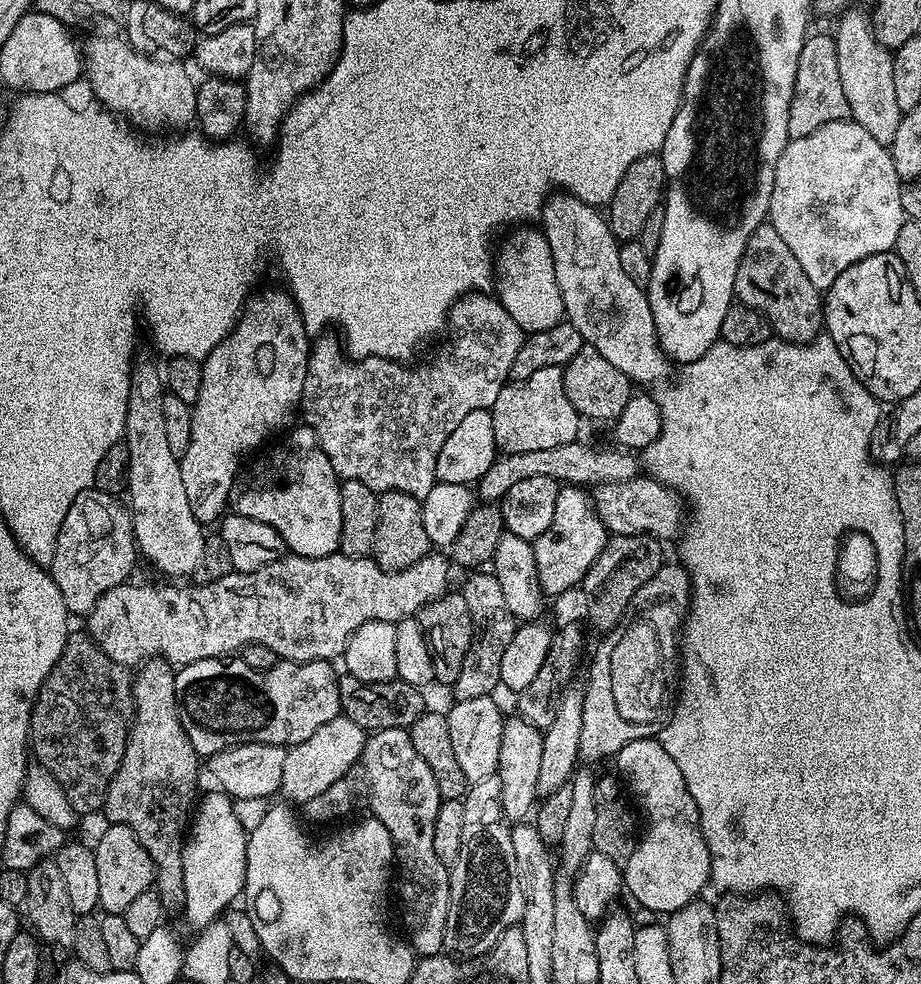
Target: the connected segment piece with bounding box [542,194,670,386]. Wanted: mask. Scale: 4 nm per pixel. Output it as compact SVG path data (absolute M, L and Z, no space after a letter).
M553 194L544 202L543 220L542 231L550 242L554 276L558 278L558 286L562 290L567 323L582 334L585 344L594 346L598 354L619 368L624 368L626 364L624 351L632 356L644 352L644 360L648 364L654 363L657 356L656 372L647 376L644 372L633 371L630 376L633 385L644 386L647 380L656 385L667 381L670 361L667 356L658 355L660 343L654 314L650 314L648 293L622 270L622 262L618 259L620 244L608 225L605 213L576 196Z

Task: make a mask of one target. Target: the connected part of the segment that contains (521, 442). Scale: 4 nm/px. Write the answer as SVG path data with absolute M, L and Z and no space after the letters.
M546 366L525 380L512 380L498 394L498 402L490 409L494 422L494 442L501 453L546 450L553 446L577 443L582 418L566 398L564 370Z

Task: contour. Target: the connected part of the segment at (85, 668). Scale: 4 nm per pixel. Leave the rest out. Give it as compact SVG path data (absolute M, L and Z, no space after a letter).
M73 631L58 662L36 695L32 707L30 752L35 763L50 770L77 814L99 813L108 784L122 762L129 728L133 725L133 673L102 654L87 631Z

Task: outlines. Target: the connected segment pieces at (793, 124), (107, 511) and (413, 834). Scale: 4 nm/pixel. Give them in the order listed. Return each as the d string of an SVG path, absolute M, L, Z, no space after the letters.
M810 34L804 40L802 54L798 54L798 74L794 74L794 94L788 111L788 138L806 138L806 134L814 134L814 130L818 130L818 126L826 126L826 122L847 119L848 103L842 90L842 78L838 78L835 39L831 35Z
M93 486L78 494L70 510L66 510L62 530L58 530L50 571L73 617L87 617L106 590L125 583L131 577L128 575L138 561L132 518L129 509L120 502L117 497Z
M407 728L386 729L386 738L380 740L380 744L372 744L370 750L362 750L362 754L358 754L358 762L354 762L354 766L350 766L350 770L346 770L346 774L342 774L342 778L338 778L338 782L334 782L334 786L330 786L330 790L322 790L322 794L318 794L306 806L306 812L312 820L336 820L339 816L347 814L351 808L362 808L368 812L369 817L378 819L382 822L382 826L386 826L386 830L390 830L392 835L392 847L394 849L394 864L398 869L398 884L400 880L400 908L404 911L404 924L408 927L406 931L407 939L410 941L413 949L421 957L439 956L445 951L444 935L446 934L446 914L450 906L450 886L448 885L449 865L442 863L438 858L438 854L434 854L434 818L438 818L438 810L440 809L440 801L442 797L438 790L438 782L434 782L434 770L430 770L430 766L426 766L426 761L418 754L418 750L414 750L414 742L410 738Z

